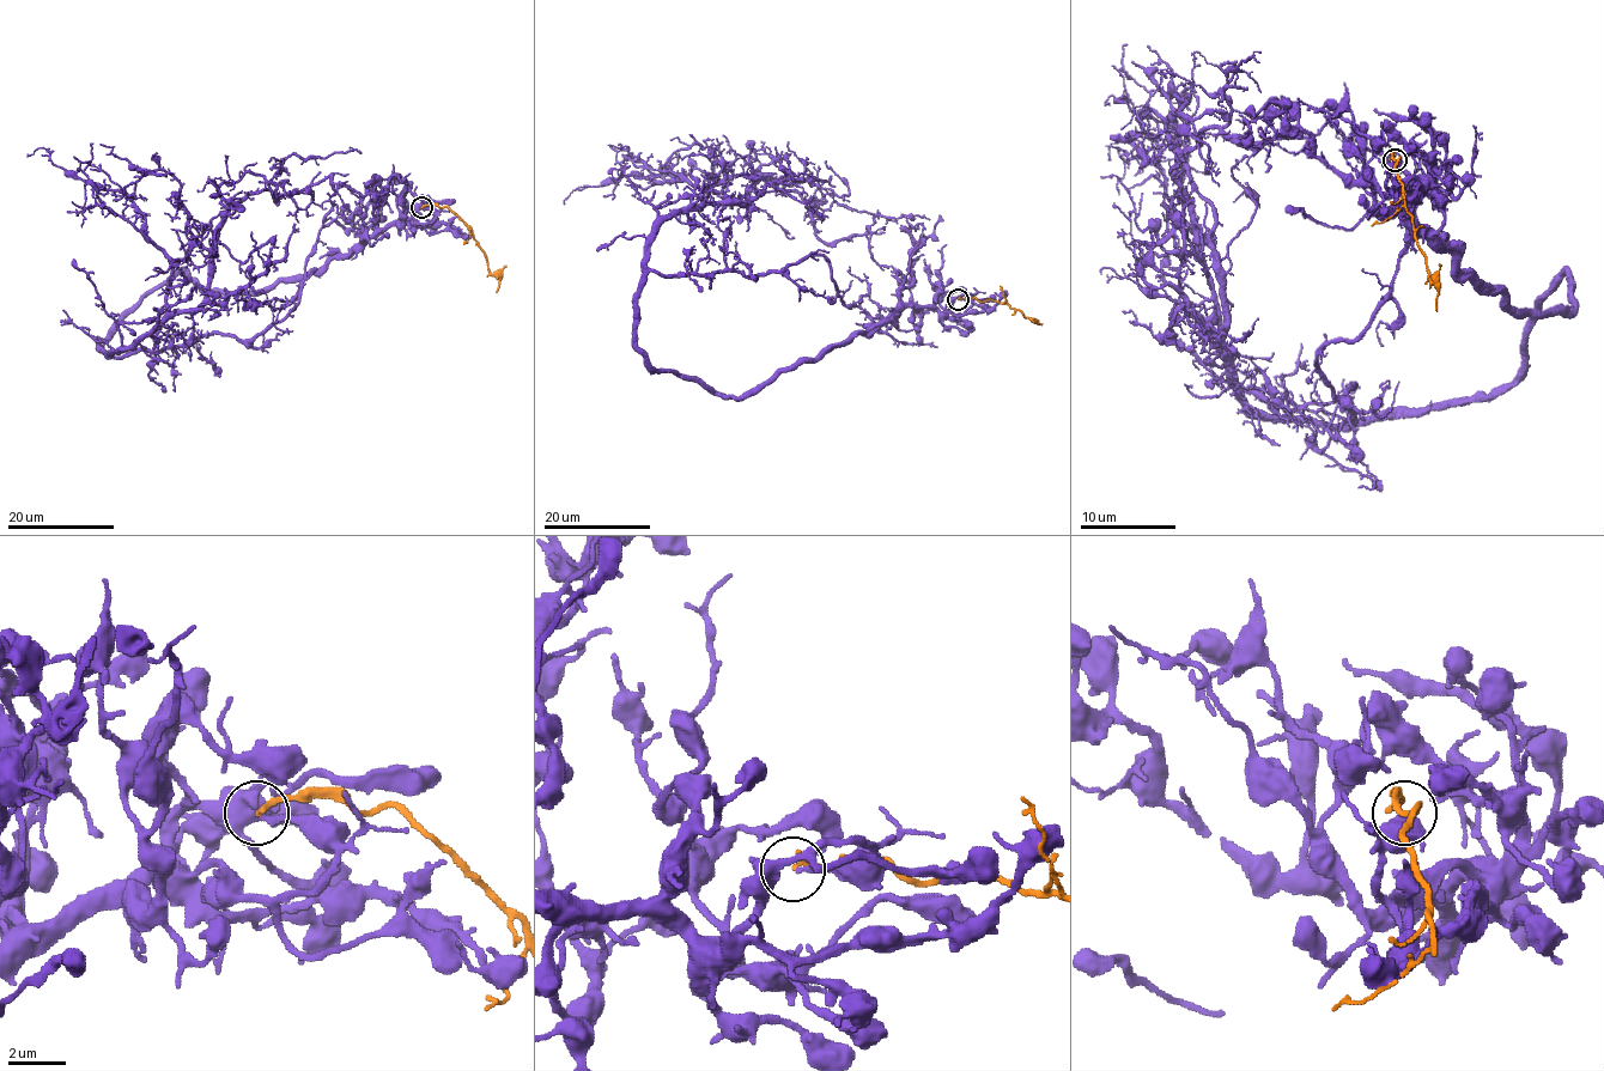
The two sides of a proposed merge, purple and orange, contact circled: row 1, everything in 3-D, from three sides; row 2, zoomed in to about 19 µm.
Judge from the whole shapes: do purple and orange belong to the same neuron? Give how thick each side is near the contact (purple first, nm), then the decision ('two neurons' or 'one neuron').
200 nm thick on the purple side, 200 nm on the other; two neurons

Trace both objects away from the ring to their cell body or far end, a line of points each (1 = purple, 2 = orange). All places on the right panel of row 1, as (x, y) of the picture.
1: (1395, 162), (1475, 283), (1571, 304), (1563, 273), (1477, 402), (1344, 426), (1318, 352), (1480, 140)
2: (1395, 159), (1395, 154), (1392, 157), (1399, 159), (1395, 169), (1426, 260), (1426, 271), (1438, 290), (1438, 311)

